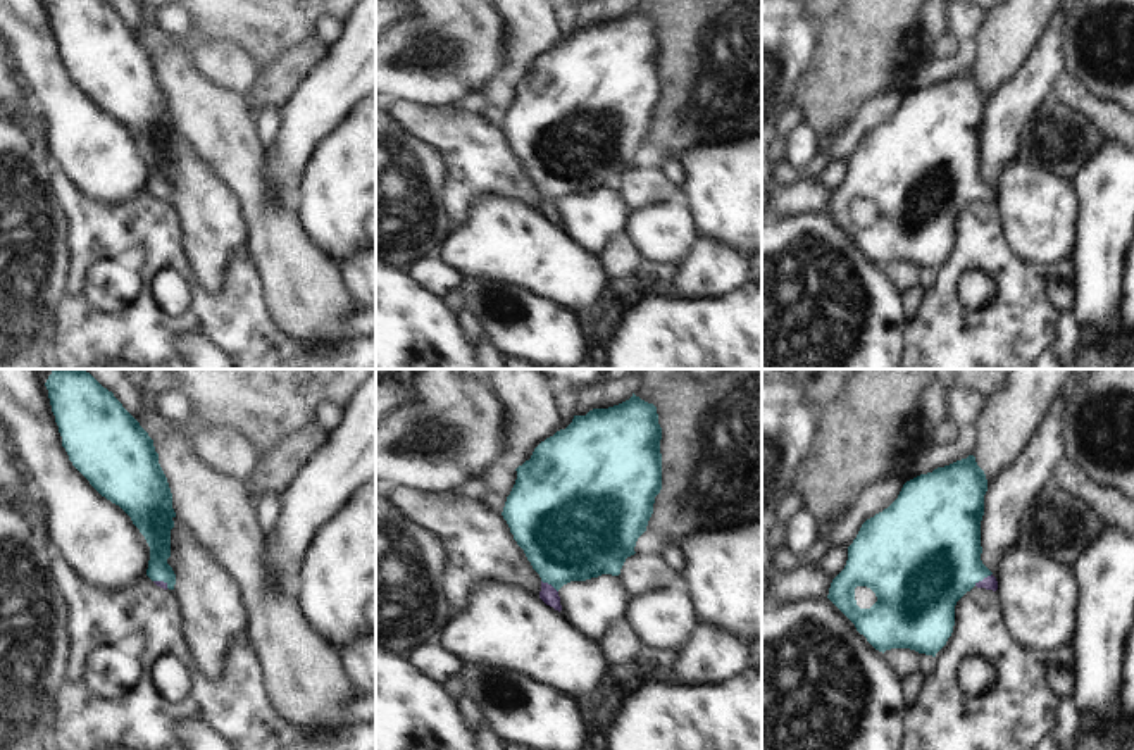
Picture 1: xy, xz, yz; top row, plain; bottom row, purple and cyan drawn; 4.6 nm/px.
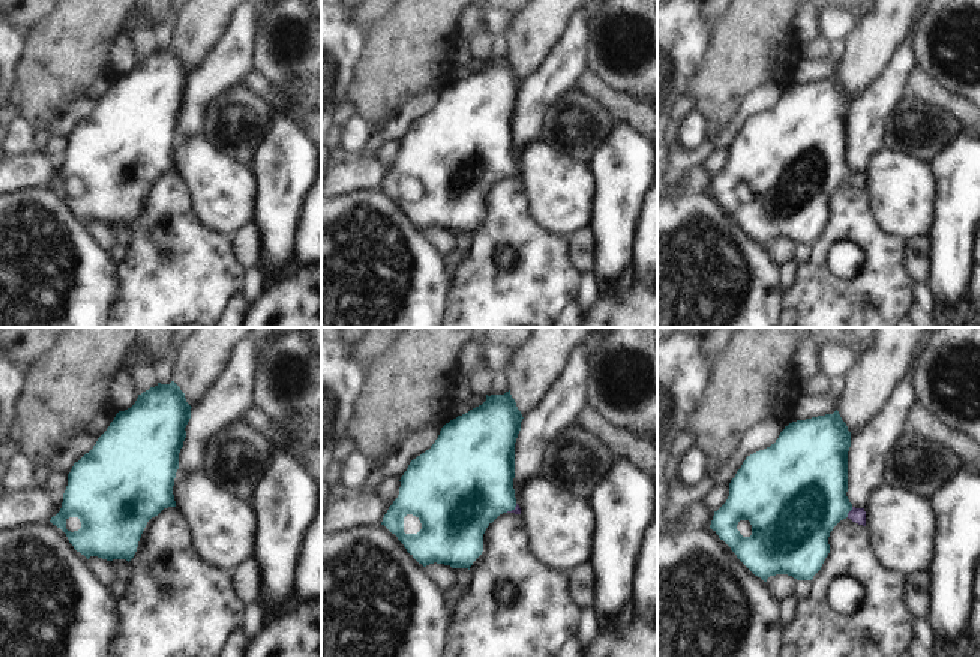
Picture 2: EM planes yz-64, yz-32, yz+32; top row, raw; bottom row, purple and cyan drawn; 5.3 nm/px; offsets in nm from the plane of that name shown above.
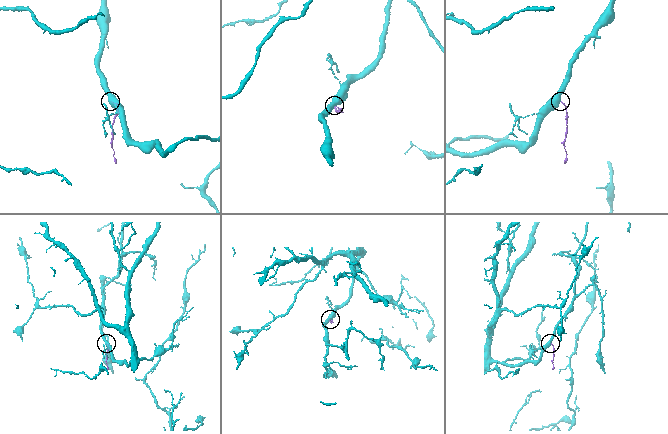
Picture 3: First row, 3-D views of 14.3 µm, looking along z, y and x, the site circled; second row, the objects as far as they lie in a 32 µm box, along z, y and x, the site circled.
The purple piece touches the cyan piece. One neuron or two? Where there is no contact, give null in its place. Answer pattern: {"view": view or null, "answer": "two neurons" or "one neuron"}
{"view": "yz", "answer": "one neuron"}

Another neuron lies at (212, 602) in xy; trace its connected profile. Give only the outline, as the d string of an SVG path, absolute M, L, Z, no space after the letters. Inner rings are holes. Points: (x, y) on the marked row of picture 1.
M172 517L171 557L174 591L183 605L186 638L200 671L221 681L238 641L250 643L252 617L238 581L215 564L191 529Z

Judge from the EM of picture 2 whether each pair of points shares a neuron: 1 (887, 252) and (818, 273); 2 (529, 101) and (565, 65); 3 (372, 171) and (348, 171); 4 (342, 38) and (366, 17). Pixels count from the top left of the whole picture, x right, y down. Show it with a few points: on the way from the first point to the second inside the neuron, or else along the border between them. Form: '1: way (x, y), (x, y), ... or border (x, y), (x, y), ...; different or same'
1: way (871, 270), (856, 285), (836, 285); same
2: way (538, 92), (556, 74); same
3: way (366, 171), (354, 171); same
4: border (348, 20), (363, 30); different

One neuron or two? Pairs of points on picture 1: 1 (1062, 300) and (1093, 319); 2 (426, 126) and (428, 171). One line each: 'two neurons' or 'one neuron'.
1: two neurons
2: two neurons

